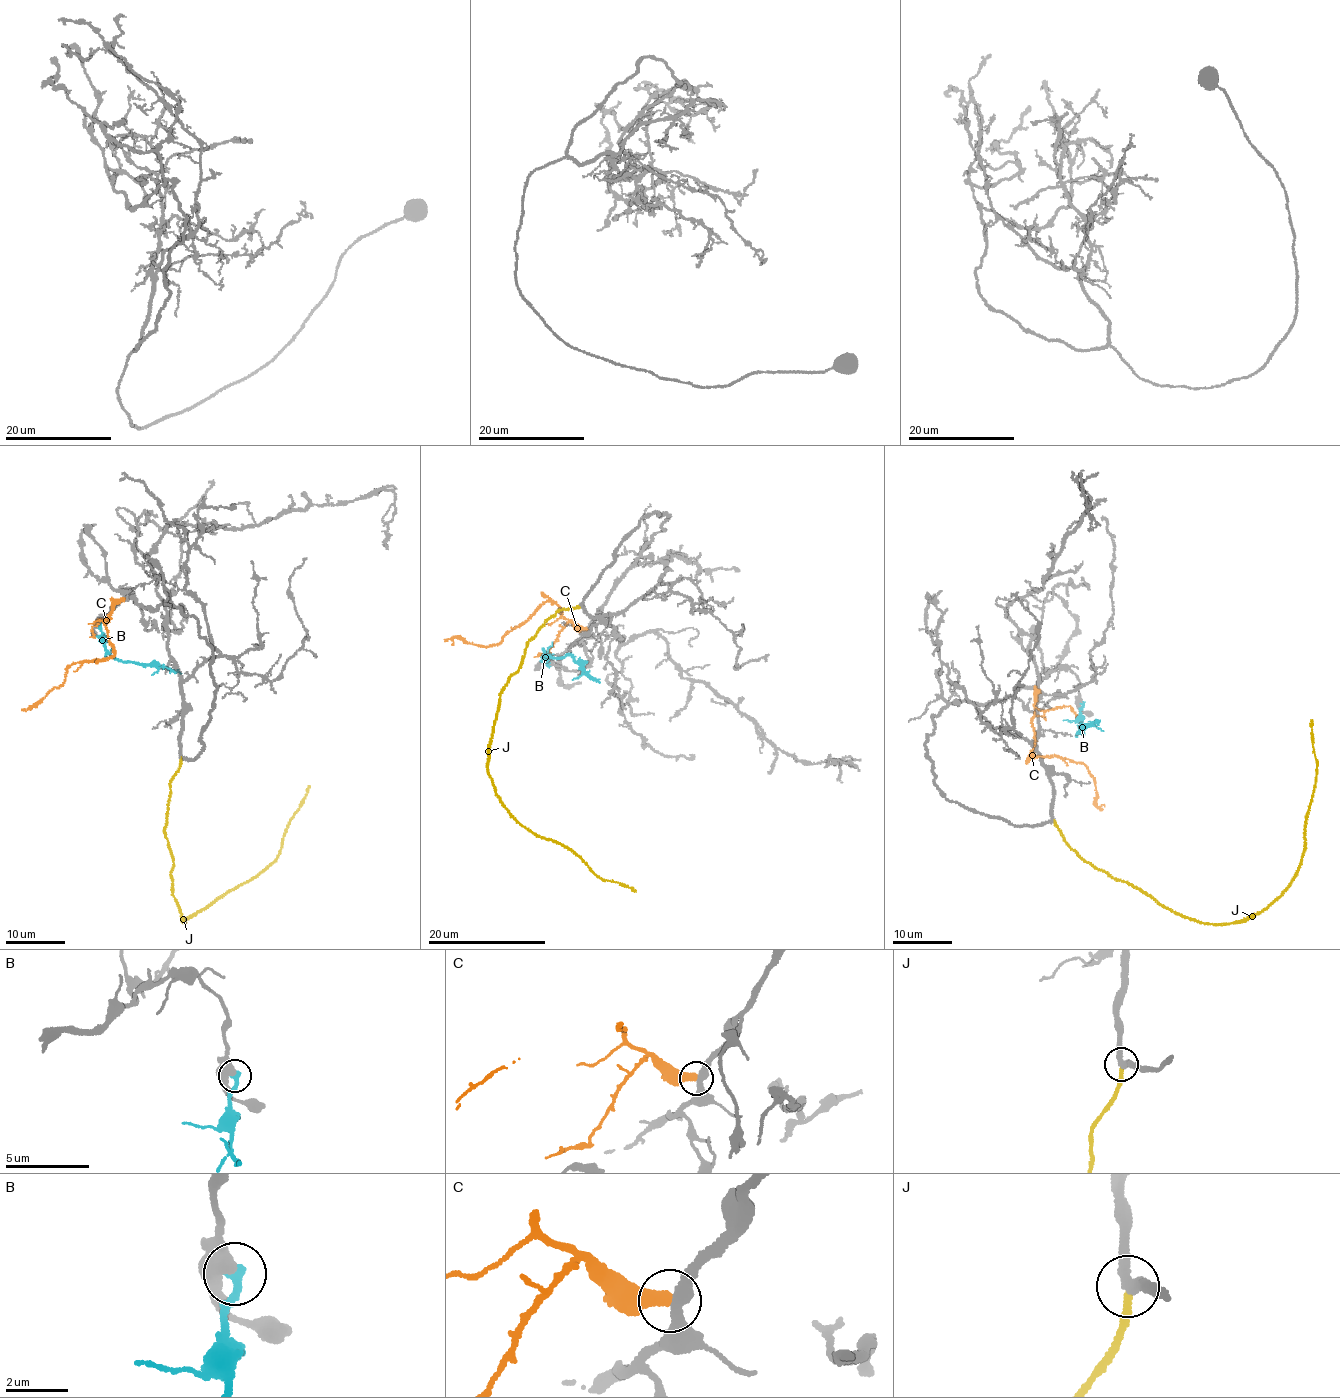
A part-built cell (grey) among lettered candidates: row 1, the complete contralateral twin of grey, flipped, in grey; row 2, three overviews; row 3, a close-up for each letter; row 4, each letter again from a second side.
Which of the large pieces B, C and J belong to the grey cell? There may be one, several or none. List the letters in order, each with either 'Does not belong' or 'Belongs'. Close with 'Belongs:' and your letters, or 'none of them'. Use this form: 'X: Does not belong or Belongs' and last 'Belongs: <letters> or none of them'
B: Does not belong
C: Does not belong
J: Belongs
Belongs: J

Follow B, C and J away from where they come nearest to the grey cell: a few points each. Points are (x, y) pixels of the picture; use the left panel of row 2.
B: (100, 623), (101, 642), (113, 657), (170, 668), (181, 673)
C: (123, 599), (114, 605), (112, 613), (104, 620), (113, 654), (98, 661), (74, 662), (62, 685), (22, 709)
J: (181, 758), (164, 832), (174, 859), (172, 886), (185, 923), (277, 858), (287, 825), (310, 786)

